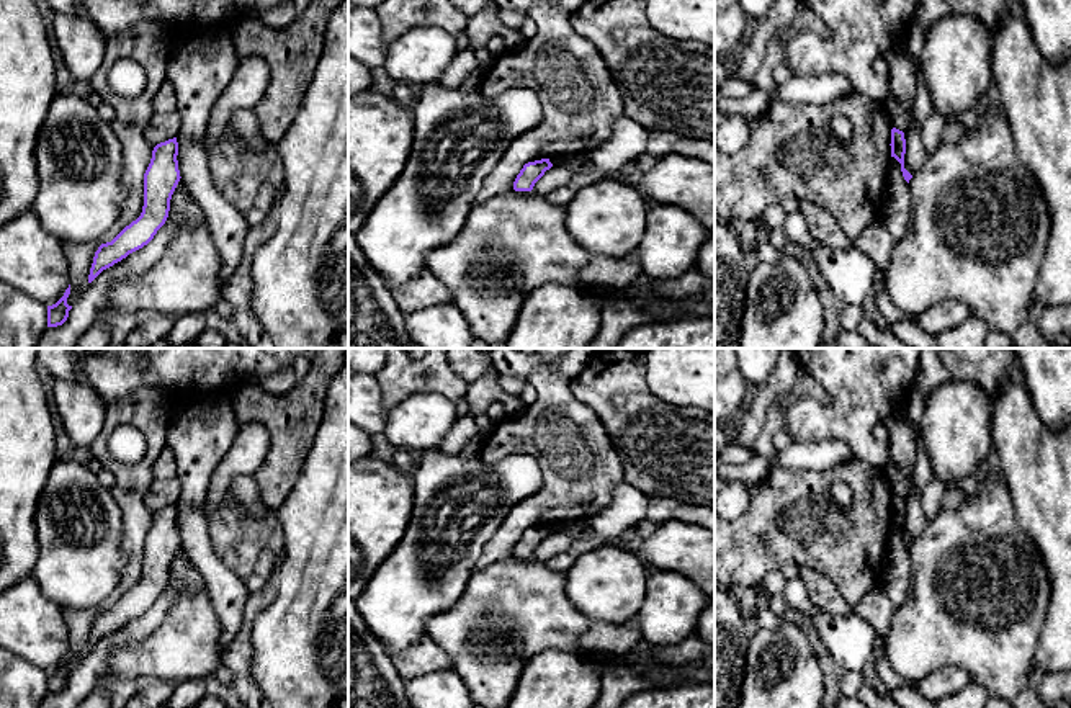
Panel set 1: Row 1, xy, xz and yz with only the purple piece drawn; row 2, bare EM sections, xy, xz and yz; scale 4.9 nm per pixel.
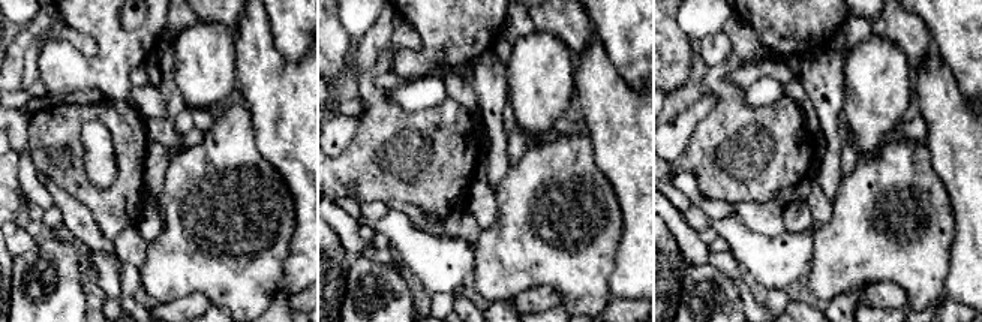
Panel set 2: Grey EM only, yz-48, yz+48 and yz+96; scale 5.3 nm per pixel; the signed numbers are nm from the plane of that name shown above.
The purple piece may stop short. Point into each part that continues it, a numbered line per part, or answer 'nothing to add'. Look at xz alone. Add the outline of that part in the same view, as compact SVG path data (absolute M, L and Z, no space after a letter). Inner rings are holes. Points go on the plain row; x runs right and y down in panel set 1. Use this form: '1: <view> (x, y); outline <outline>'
nothing to add

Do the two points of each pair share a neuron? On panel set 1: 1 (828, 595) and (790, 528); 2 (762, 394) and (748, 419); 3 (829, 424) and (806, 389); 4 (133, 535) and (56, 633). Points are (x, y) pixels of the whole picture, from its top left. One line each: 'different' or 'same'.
1: different
2: same
3: different
4: different

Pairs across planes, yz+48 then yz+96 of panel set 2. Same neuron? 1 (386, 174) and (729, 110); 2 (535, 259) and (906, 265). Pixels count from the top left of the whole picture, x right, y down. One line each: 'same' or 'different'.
1: same
2: same

